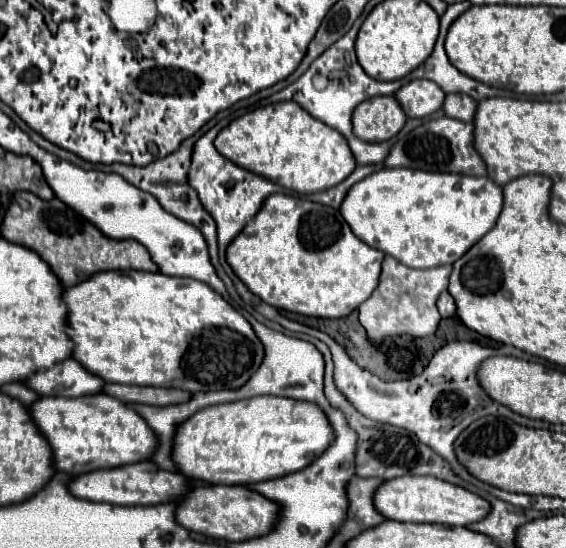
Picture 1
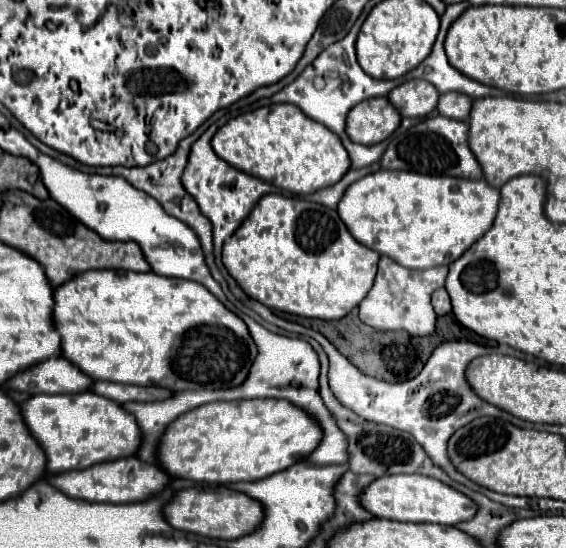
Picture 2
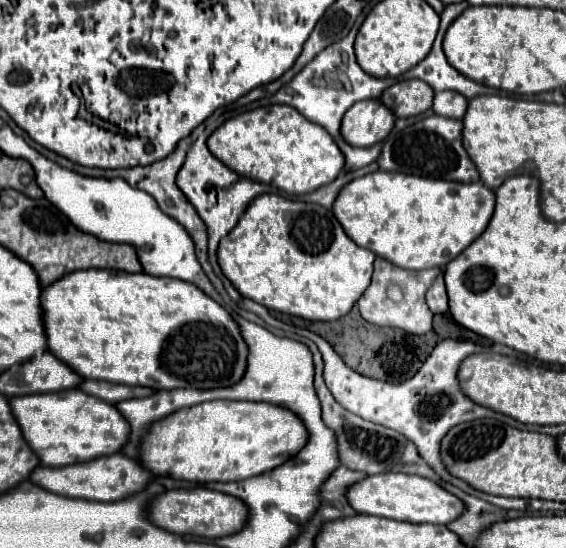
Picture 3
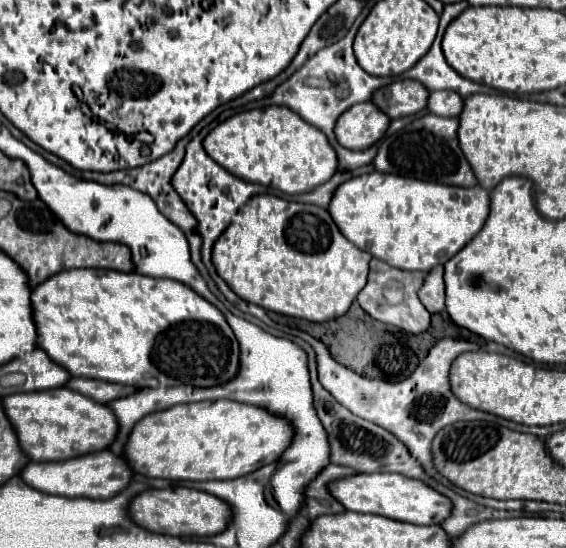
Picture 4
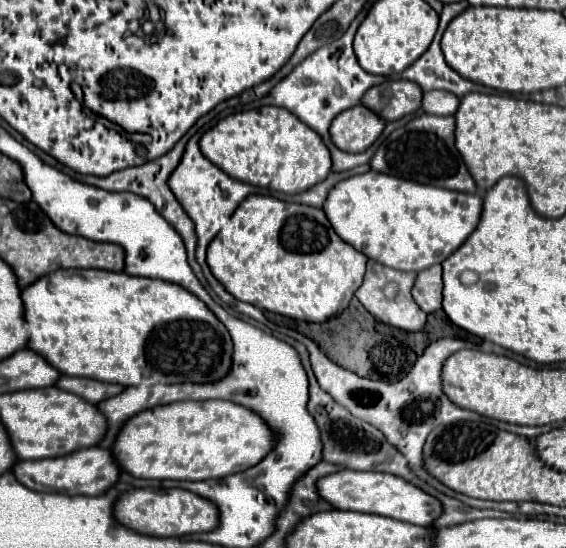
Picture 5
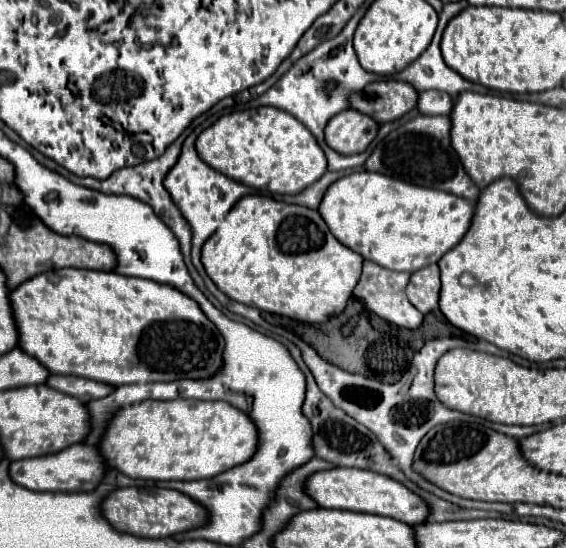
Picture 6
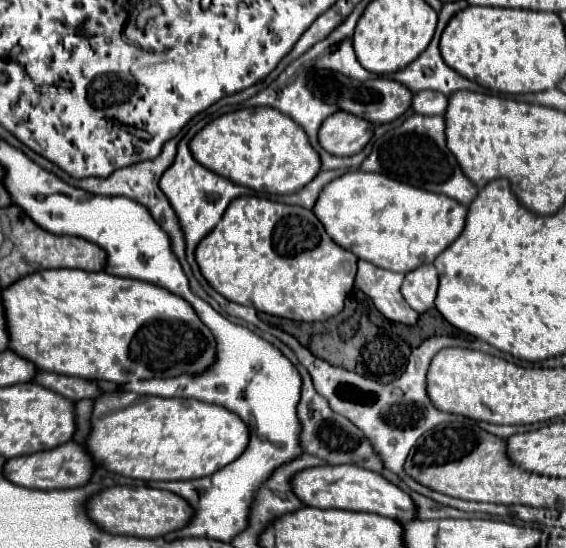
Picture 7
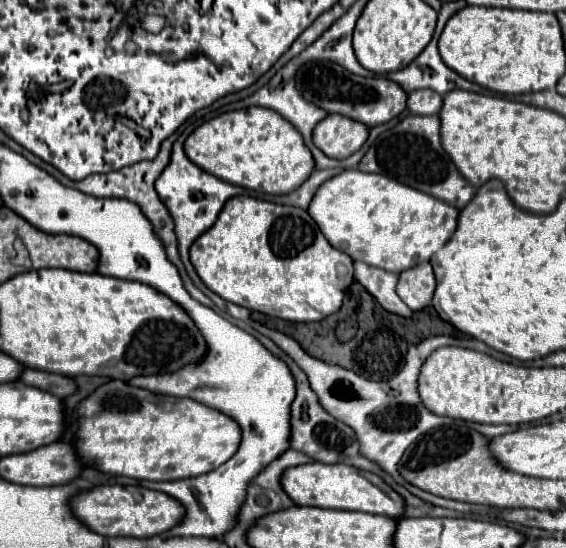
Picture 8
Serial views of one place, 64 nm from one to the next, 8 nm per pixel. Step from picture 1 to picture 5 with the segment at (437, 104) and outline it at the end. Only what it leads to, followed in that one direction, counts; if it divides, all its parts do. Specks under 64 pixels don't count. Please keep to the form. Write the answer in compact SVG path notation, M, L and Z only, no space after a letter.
M386 80L372 86L360 100L362 106L376 112L382 120L392 122L412 114L422 104L422 90L410 80Z

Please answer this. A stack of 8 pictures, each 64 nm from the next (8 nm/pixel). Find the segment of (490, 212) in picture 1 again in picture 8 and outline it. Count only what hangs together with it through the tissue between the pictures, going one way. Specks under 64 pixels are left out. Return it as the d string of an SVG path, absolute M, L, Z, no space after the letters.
M344 170L316 190L308 204L308 214L326 240L352 260L388 272L404 272L430 260L446 244L456 230L460 210L382 174Z

